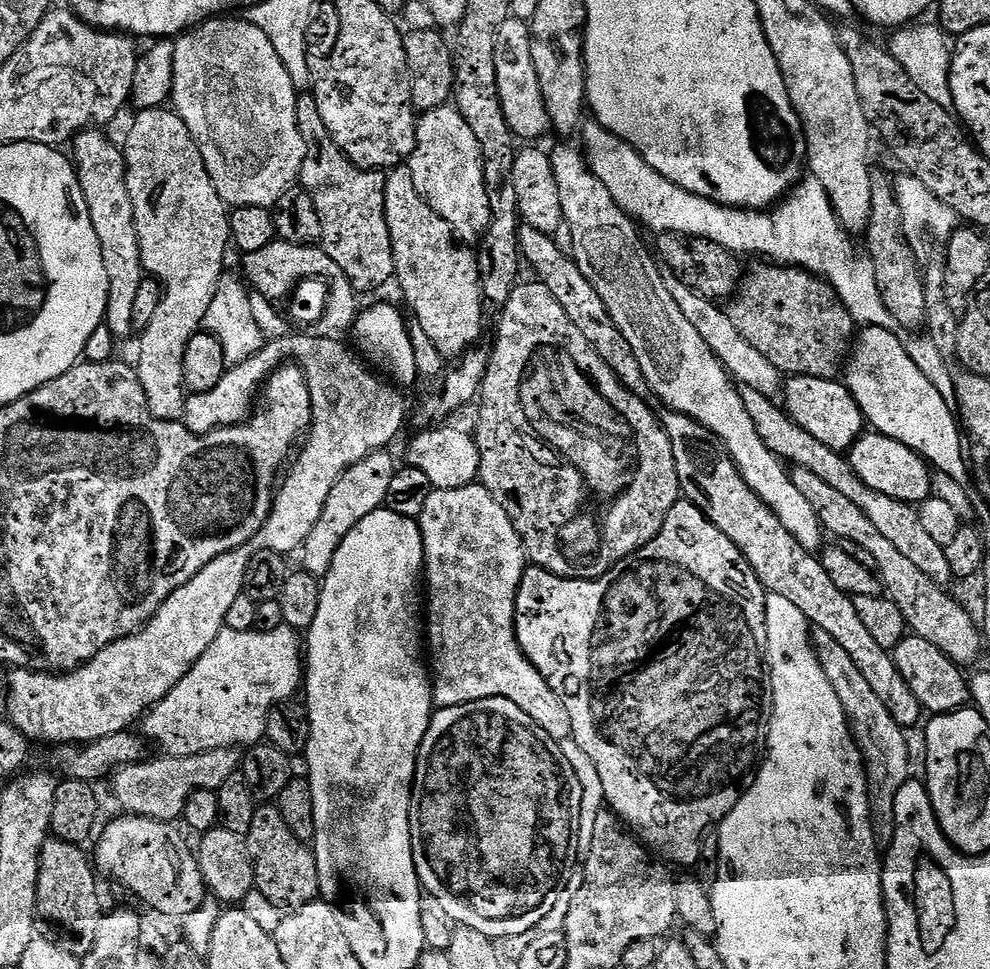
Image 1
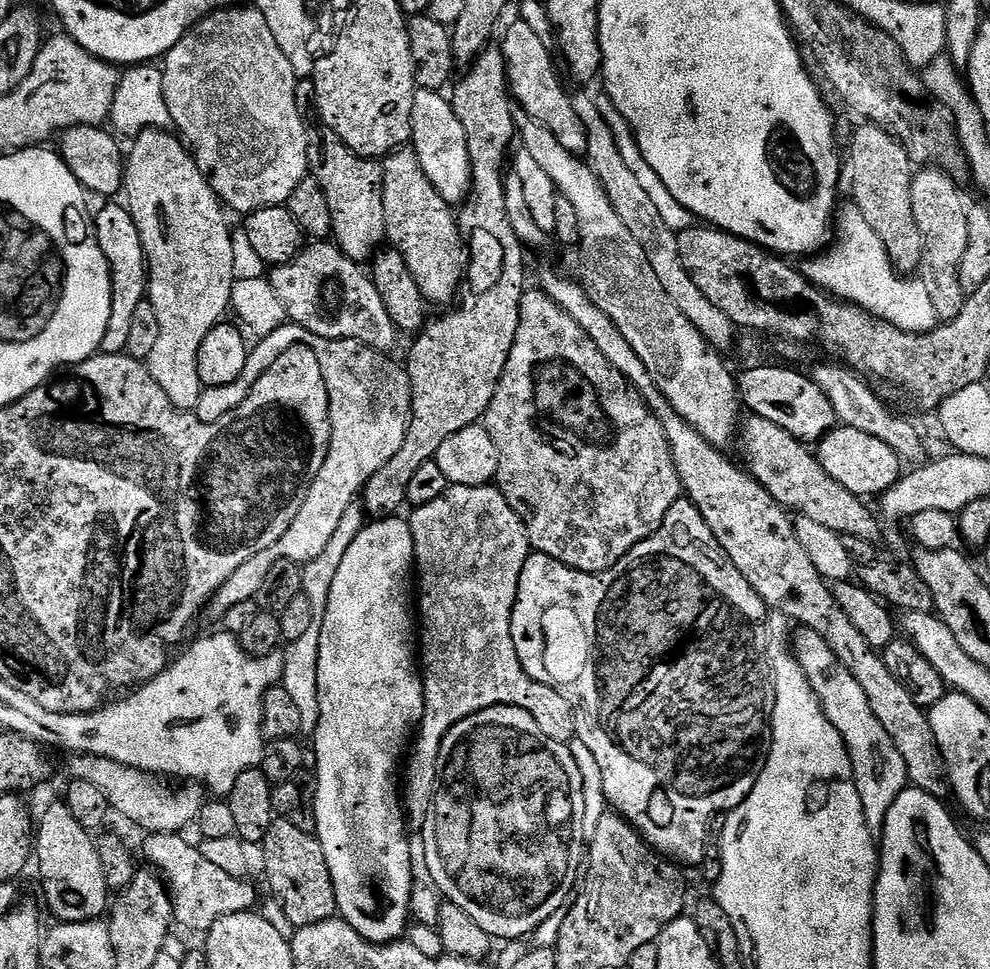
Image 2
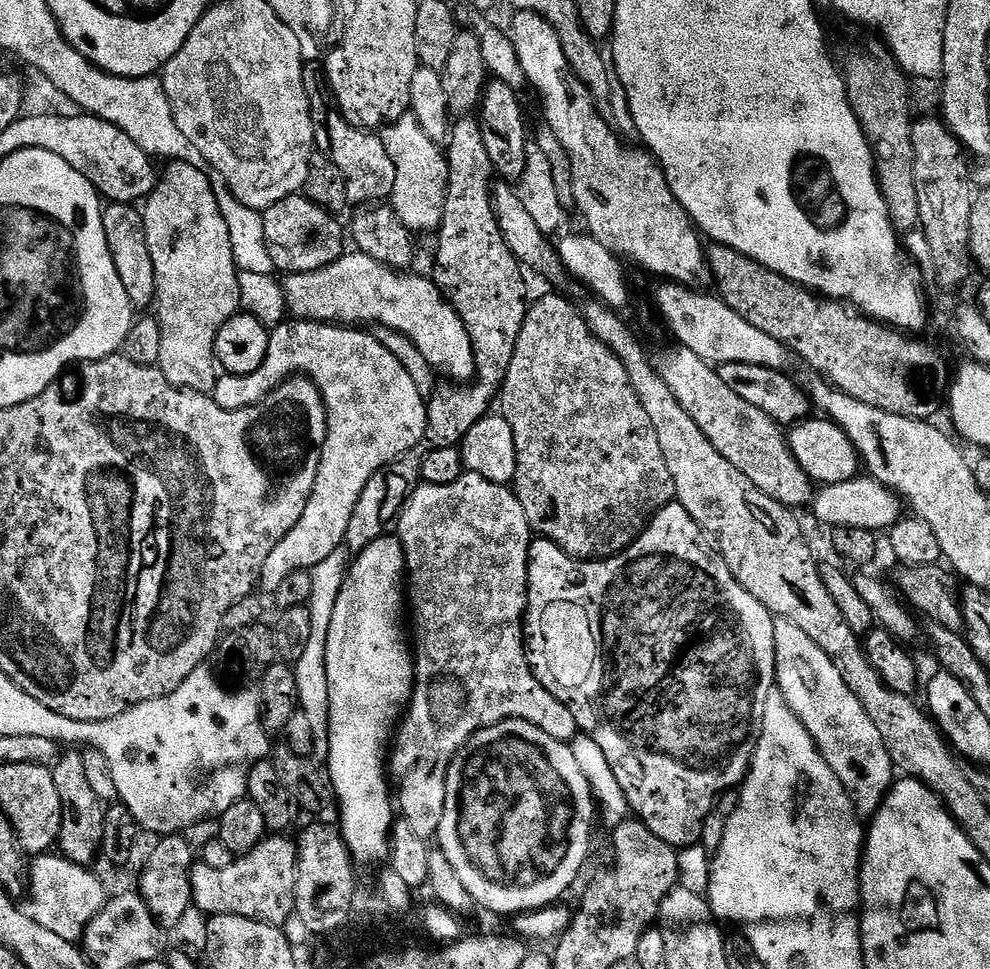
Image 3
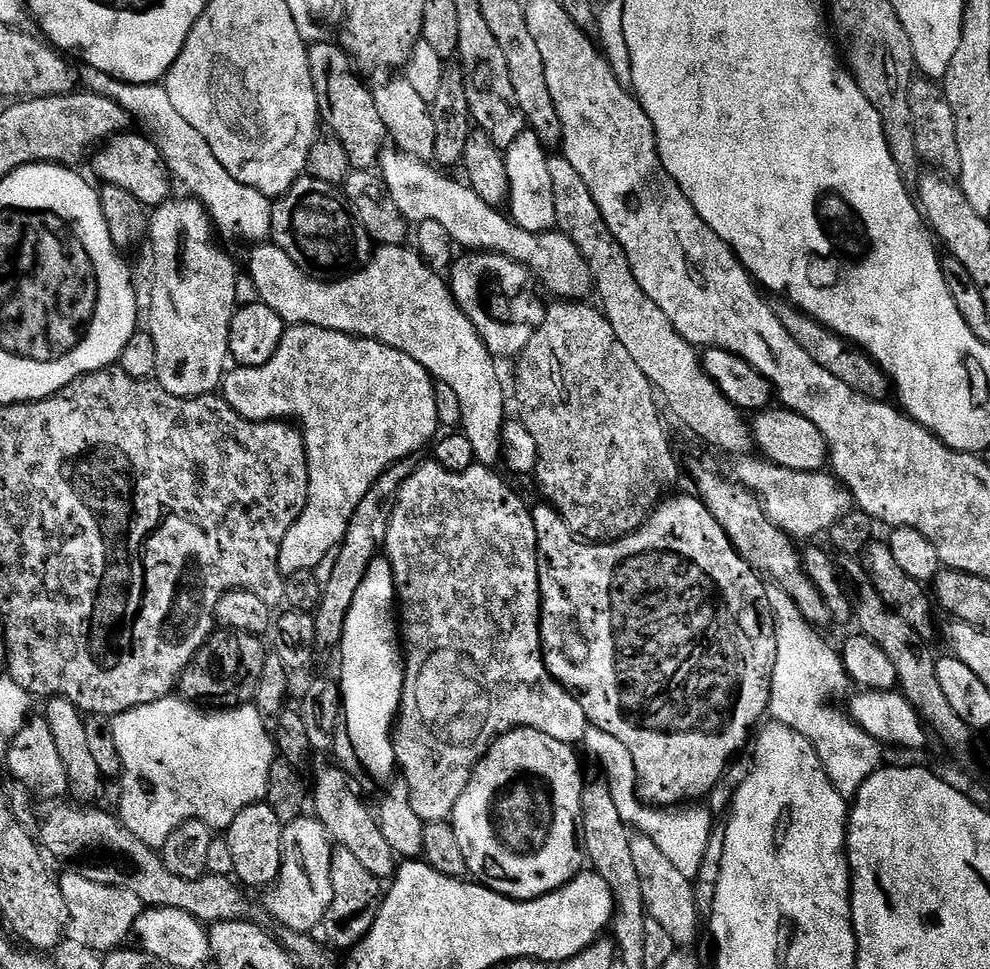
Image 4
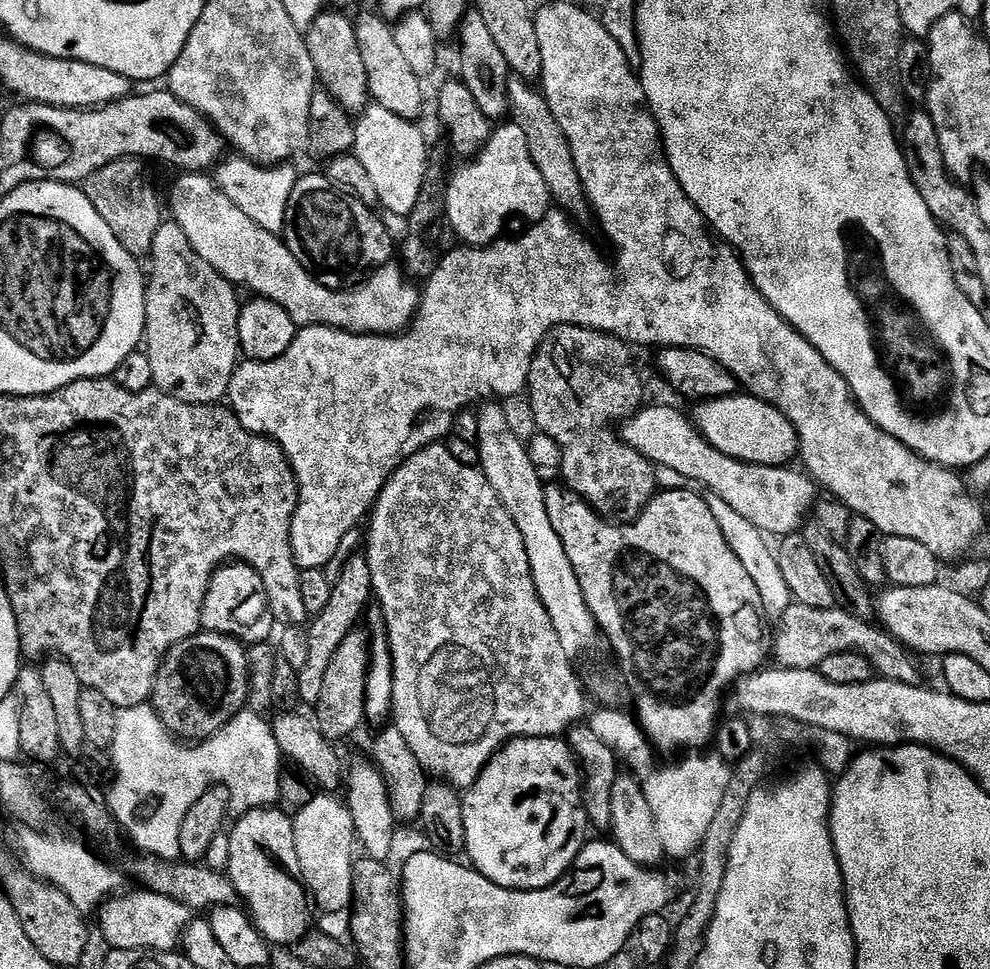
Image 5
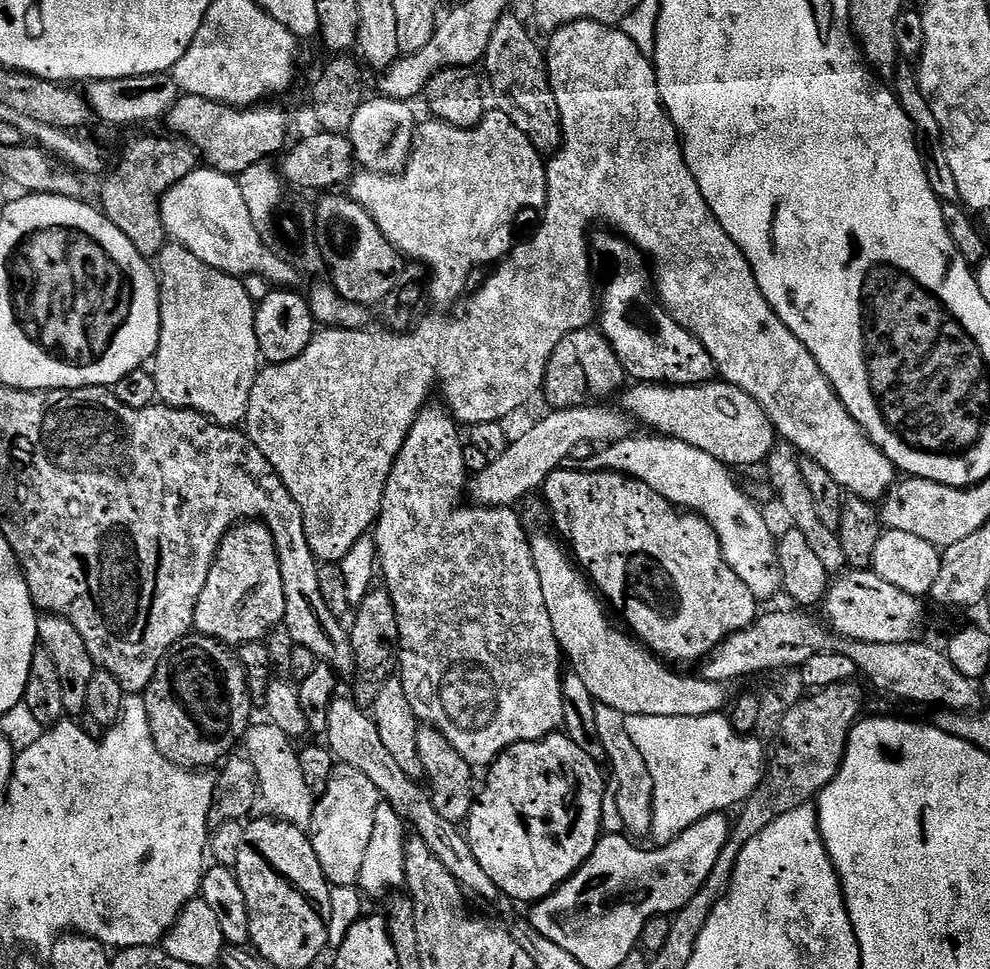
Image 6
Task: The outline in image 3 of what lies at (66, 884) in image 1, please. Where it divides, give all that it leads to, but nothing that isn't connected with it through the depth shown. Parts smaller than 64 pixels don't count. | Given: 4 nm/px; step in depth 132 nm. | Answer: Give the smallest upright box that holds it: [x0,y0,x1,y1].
[51,751,105,865]

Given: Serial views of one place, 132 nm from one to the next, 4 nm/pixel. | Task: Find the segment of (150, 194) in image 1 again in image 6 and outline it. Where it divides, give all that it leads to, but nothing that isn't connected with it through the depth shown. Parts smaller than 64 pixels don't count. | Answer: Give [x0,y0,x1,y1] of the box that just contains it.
[154,242,262,425]

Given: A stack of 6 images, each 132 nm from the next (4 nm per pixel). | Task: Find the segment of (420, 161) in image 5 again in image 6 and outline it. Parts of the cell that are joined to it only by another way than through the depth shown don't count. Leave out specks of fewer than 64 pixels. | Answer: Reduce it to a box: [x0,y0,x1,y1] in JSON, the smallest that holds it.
[346,94,418,175]

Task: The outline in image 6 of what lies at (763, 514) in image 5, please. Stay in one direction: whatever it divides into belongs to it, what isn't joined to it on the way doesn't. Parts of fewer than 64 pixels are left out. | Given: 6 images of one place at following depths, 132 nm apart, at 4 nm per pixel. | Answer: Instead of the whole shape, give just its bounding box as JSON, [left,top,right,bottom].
[470,404,633,506]

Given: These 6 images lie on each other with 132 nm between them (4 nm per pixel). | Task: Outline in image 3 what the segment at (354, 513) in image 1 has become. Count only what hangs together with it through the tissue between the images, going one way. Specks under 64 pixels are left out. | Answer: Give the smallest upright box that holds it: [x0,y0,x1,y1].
[294,546,350,769]

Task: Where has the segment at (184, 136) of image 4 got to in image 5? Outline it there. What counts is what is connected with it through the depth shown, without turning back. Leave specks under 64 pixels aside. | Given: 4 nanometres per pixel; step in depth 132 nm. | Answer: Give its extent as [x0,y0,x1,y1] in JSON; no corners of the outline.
[215,159,298,236]

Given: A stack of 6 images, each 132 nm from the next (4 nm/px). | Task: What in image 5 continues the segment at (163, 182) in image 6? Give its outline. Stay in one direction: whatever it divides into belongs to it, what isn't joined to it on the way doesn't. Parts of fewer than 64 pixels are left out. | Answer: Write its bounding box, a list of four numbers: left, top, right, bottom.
[82,158,162,258]

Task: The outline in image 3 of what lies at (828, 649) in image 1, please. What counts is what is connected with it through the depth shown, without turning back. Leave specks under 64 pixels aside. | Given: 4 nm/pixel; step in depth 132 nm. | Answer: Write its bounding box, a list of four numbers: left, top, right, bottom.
[776,620,896,820]

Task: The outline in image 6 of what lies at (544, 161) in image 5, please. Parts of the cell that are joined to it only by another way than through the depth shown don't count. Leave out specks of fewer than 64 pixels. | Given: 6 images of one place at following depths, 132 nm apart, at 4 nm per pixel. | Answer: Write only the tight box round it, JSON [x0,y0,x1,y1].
[482,14,561,154]

